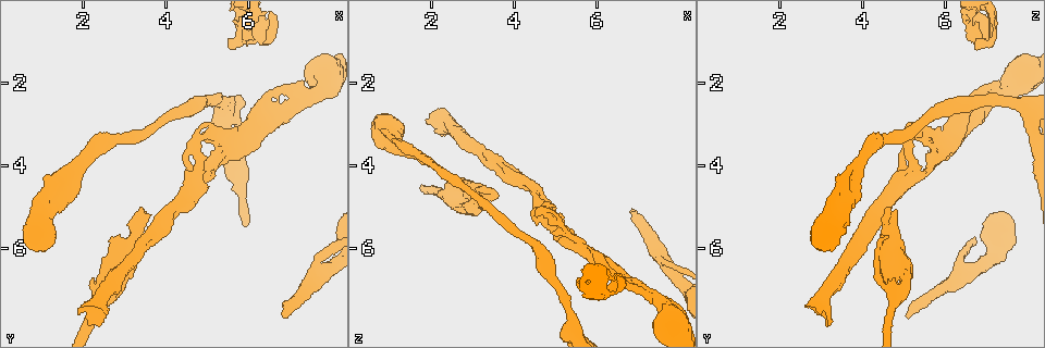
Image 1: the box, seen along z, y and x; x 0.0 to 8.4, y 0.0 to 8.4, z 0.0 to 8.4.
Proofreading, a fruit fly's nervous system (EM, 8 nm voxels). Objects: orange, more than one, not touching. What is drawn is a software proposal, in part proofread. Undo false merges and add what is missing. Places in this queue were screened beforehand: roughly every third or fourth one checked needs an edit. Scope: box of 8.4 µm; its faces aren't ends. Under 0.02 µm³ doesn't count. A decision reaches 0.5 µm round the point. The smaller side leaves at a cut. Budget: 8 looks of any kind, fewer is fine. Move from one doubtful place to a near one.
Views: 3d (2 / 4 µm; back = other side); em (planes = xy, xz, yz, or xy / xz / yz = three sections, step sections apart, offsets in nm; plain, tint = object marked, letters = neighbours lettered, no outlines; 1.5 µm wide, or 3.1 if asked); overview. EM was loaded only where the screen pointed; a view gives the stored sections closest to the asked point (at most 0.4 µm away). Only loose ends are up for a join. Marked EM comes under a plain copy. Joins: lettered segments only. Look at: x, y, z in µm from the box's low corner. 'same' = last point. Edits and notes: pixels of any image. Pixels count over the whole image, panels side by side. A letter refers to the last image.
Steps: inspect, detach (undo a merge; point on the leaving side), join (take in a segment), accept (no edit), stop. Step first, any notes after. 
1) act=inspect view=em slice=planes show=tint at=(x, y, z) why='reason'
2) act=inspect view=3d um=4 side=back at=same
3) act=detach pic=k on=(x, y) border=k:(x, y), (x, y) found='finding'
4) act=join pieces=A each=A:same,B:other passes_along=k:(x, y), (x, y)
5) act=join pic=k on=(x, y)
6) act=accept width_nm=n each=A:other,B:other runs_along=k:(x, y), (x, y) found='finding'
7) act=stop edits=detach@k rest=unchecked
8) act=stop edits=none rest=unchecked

act=inspect view=em slice=xz step=8 show=tint at=(2.50, 6.90, 4.50) why='touches itself'

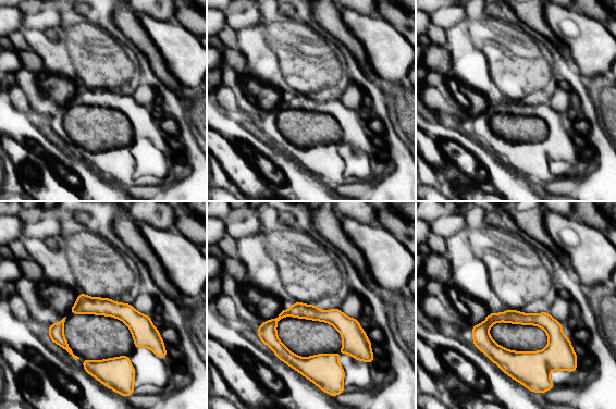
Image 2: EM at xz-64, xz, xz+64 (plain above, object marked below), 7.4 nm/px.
act=inspect view=em slice=planes show=letters at=same why='another direction'

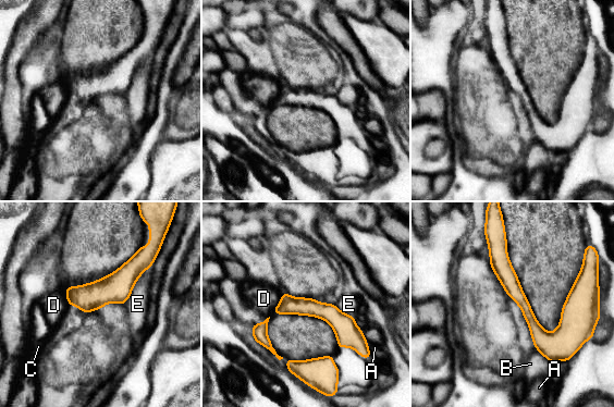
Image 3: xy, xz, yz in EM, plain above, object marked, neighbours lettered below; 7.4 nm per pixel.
act=accept each=A:other,B:other,C:other,D:other,E:other border=3:(281, 295), (280, 303), (271, 312) found='one neuron here'

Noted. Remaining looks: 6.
act=inspect view=3d um=2 at=(5.00, 4.25, 5.35) why='narrows sharply'

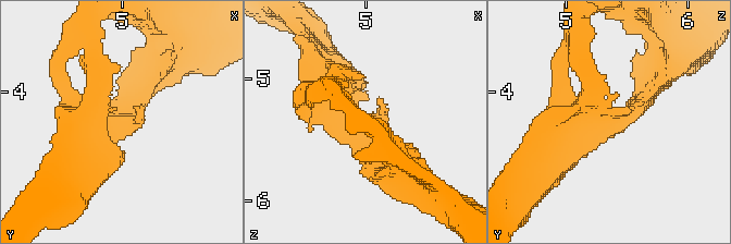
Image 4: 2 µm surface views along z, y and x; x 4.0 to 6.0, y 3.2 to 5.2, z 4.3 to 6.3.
act=inspect view=em slice=xy step=8 show=tint at=(4.98, 4.30, 5.34) why='now the EM'

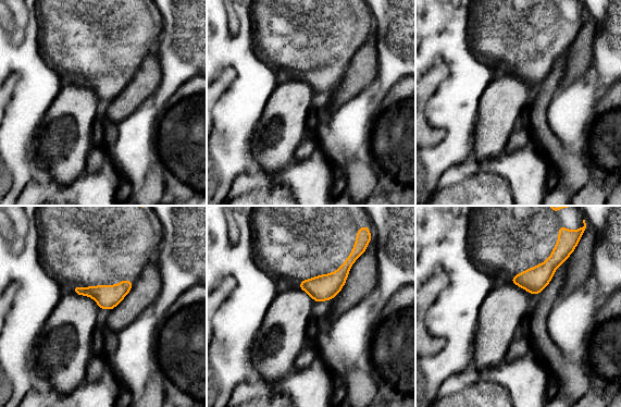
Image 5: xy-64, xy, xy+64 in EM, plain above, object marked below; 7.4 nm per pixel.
act=inspect view=em slice=xy step=8 show=letters at=same why='see the neighbours'

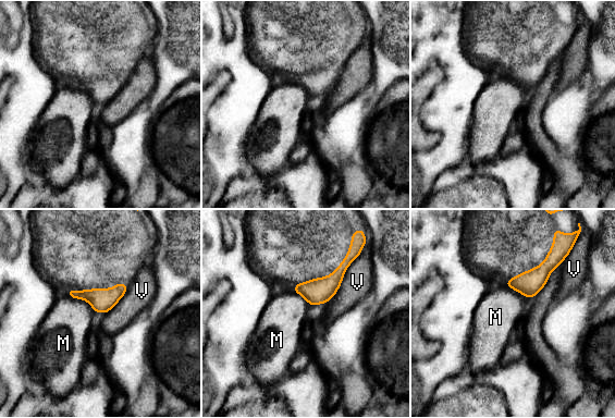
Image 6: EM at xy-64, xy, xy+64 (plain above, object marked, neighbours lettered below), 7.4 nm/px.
act=accept each=M:other,V:other border=6:(128, 287), (106, 314) found='continuous, no second neuron'

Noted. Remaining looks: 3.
act=inspect view=3d um=2 at=(7.60, 6.25, 6.30) why='branch stops here'

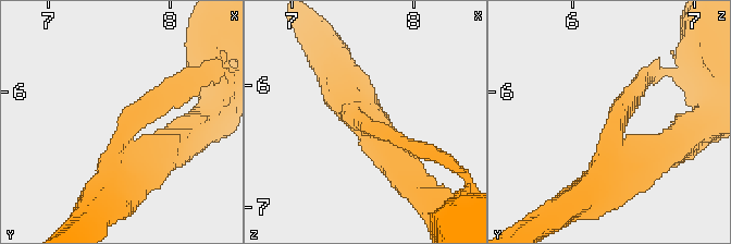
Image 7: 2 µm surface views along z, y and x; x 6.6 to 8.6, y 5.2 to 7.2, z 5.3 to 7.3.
act=inspect view=em slice=yz step=4 show=letters at=(7.60, 6.20, 6.32) arm_widths_nm=280,280

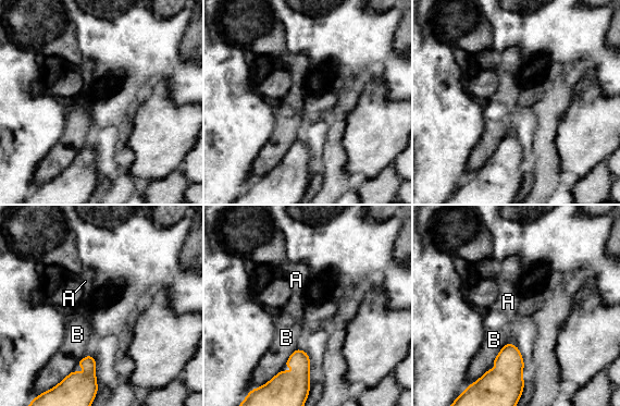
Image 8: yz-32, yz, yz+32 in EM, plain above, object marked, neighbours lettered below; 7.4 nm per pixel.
act=inspect view=em slice=planes show=letters at=same why='another direction'

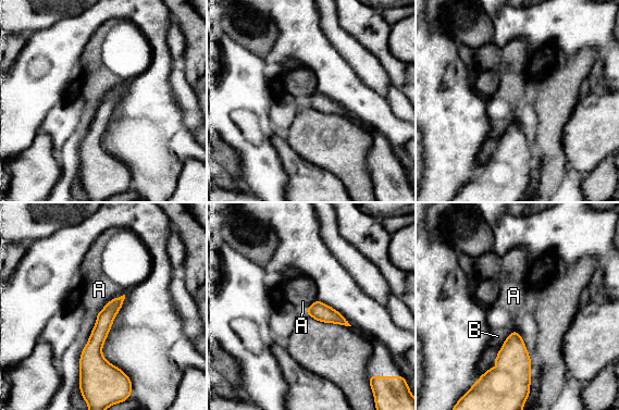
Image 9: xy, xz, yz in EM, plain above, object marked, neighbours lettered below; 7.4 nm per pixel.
act=accept each=A:other,B:other found='none of them fits'

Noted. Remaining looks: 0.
act=stop edits=none rest=unchecked

